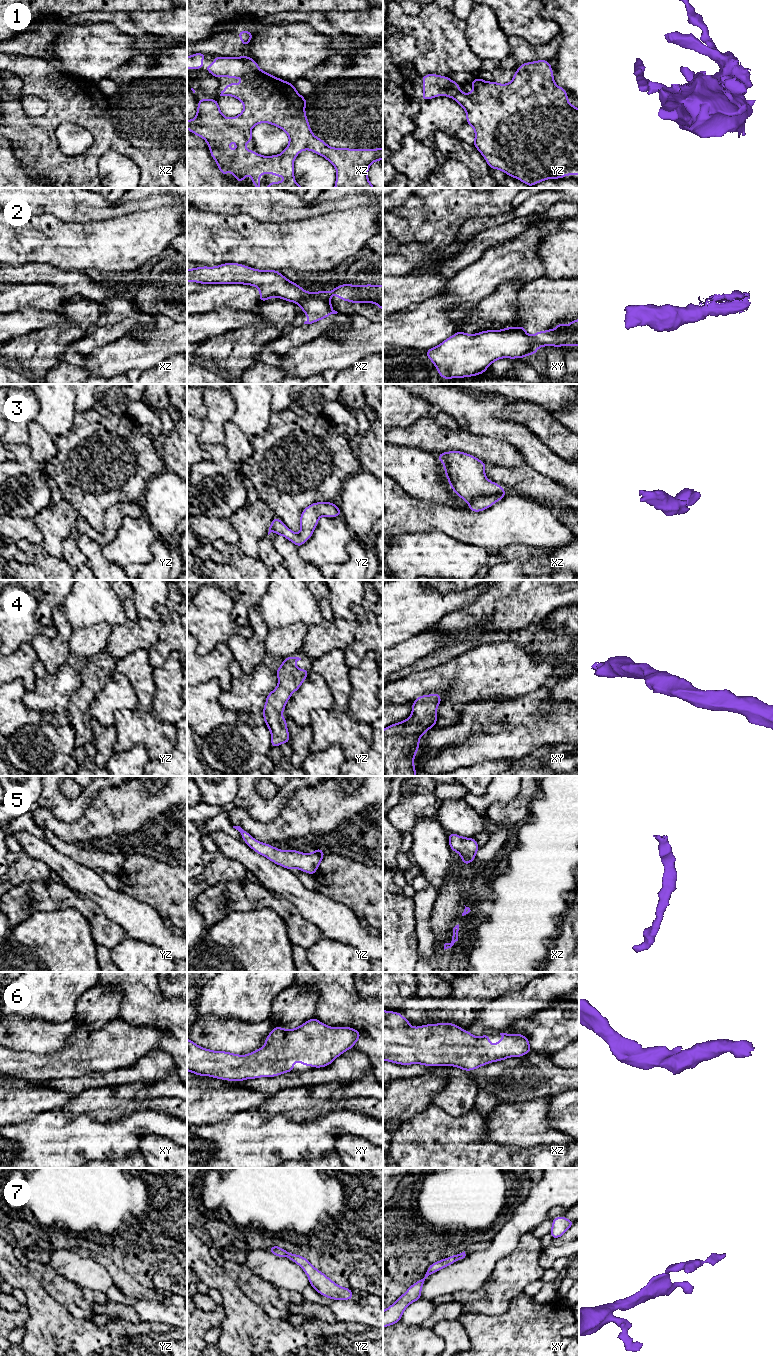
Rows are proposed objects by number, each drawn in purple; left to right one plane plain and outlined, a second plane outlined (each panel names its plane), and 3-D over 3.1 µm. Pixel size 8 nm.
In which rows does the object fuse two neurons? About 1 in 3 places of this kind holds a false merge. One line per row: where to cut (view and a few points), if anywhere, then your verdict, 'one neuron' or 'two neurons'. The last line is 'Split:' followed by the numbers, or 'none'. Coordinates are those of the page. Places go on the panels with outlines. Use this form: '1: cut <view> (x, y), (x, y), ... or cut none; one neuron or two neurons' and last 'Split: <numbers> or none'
1: cut xz (238, 57), (249, 66), (258, 69); two neurons
2: cut xy (530, 336), (537, 348); two neurons
3: cut none; one neuron
4: cut none; one neuron
5: cut none; one neuron
6: cut none; one neuron
7: cut none; one neuron
Split: 1, 2

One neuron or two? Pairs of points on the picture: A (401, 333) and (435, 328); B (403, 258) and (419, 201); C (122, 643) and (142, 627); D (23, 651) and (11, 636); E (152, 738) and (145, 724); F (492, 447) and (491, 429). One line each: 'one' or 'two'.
A: one
B: two
C: one
D: two
E: one
F: two

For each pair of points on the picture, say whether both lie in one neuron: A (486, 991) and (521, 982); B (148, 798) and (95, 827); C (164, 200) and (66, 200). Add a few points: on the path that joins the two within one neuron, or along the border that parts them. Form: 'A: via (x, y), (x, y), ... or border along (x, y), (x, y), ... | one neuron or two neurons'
A: via (495, 982), (512, 982) | one neuron
B: via (135, 806), (113, 811), (108, 815) | one neuron
C: via (140, 206), (106, 210), (90, 206) | one neuron

